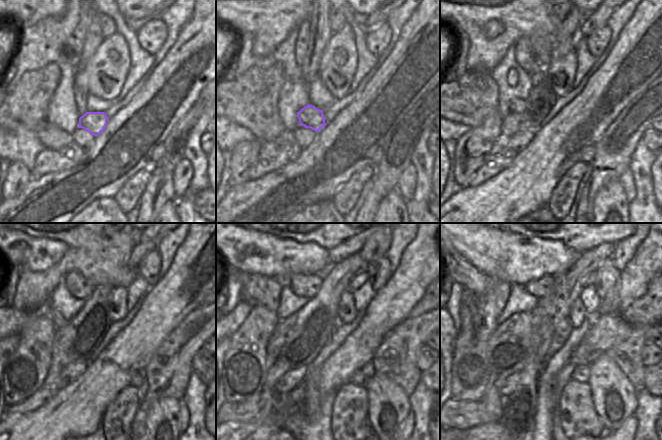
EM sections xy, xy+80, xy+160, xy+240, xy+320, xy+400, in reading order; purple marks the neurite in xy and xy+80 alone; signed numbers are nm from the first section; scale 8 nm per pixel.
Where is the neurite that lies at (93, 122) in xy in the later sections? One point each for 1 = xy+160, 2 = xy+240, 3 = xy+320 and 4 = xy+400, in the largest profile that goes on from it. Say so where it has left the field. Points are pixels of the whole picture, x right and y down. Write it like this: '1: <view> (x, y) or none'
1: xy+160 (518, 106)
2: xy+240 (47, 309)
3: xy+320 (263, 290)
4: xy+400 (476, 282)

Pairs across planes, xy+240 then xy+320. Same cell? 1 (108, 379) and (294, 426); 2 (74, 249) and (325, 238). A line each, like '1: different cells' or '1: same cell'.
1: different cells
2: same cell

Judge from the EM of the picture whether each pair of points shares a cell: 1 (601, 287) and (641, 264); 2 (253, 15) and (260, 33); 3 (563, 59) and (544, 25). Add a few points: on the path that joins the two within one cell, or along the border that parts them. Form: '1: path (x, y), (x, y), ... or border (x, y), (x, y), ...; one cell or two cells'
1: border (621, 272), (617, 283), (604, 296); two cells
2: path (255, 19), (260, 24), (260, 29); one cell
3: border (561, 22), (555, 35), (551, 58), (545, 65); two cells

